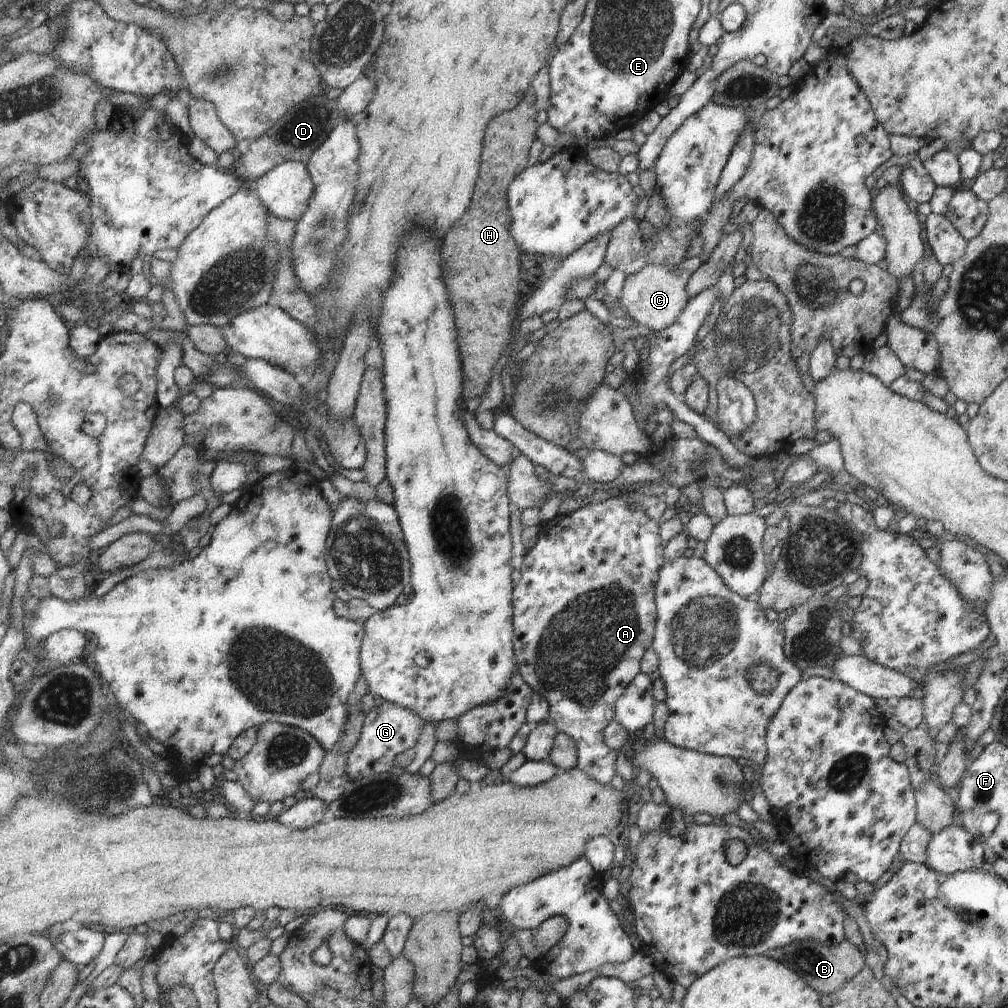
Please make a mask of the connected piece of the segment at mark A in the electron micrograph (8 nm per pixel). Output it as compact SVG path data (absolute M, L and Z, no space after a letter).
M623 493L621 495L615 496L614 498L610 498L599 504L587 504L584 507L579 508L575 512L569 515L556 515L553 519L547 521L540 525L540 531L538 534L538 541L535 546L529 549L524 556L523 564L520 568L521 580L519 584L515 588L515 593L513 596L514 600L514 652L517 658L518 670L520 674L523 676L523 679L534 689L534 693L538 693L540 696L543 696L547 703L550 705L550 722L558 729L558 733L567 734L575 743L576 750L578 755L578 768L582 769L589 777L594 778L595 781L599 782L603 786L611 785L611 780L617 776L617 768L615 768L615 764L617 764L617 757L619 756L619 752L611 749L607 746L604 736L604 732L610 726L611 722L614 720L614 709L615 704L618 703L621 696L627 691L627 688L635 681L635 678L642 673L641 671L641 662L645 657L645 652L648 649L652 649L654 644L654 637L656 634L656 621L658 620L658 608L656 605L656 585L658 584L659 572L662 571L662 567L666 562L665 558L665 542L663 542L660 536L660 522L652 520L647 512L644 510L642 505L633 505L627 498L627 493Z

